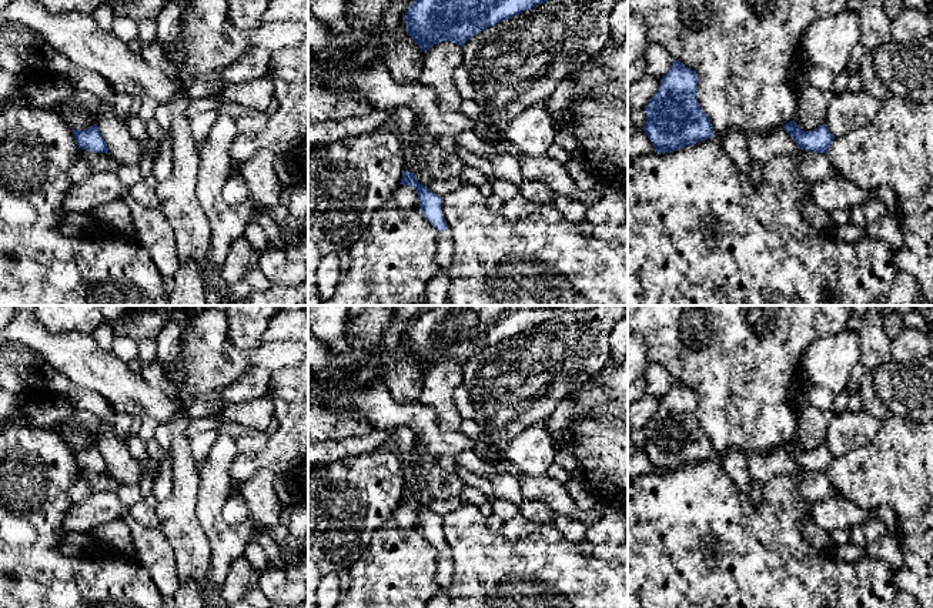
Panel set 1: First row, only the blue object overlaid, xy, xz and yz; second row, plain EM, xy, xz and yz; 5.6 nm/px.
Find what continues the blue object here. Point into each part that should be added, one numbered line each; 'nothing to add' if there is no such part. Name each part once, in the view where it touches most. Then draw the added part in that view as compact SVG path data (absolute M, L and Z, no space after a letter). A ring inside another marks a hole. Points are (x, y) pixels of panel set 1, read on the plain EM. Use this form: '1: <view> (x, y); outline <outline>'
1: xz (445, 564); outline M449 545L445 551L437 549L437 582L439 584L441 589L447 589L452 582L452 571L454 571L454 559Z

